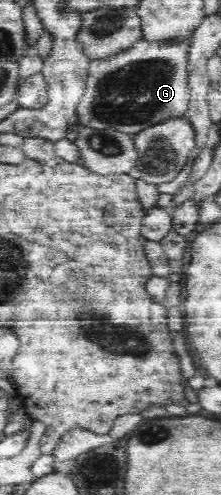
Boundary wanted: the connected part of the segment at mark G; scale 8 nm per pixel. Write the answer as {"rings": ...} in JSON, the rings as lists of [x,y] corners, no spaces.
{"rings":[[[139,40],[131,48],[105,59],[89,61],[81,102],[75,108],[78,124],[97,130],[112,128],[135,134],[169,116],[184,114],[190,102],[188,44],[150,44]]]}

